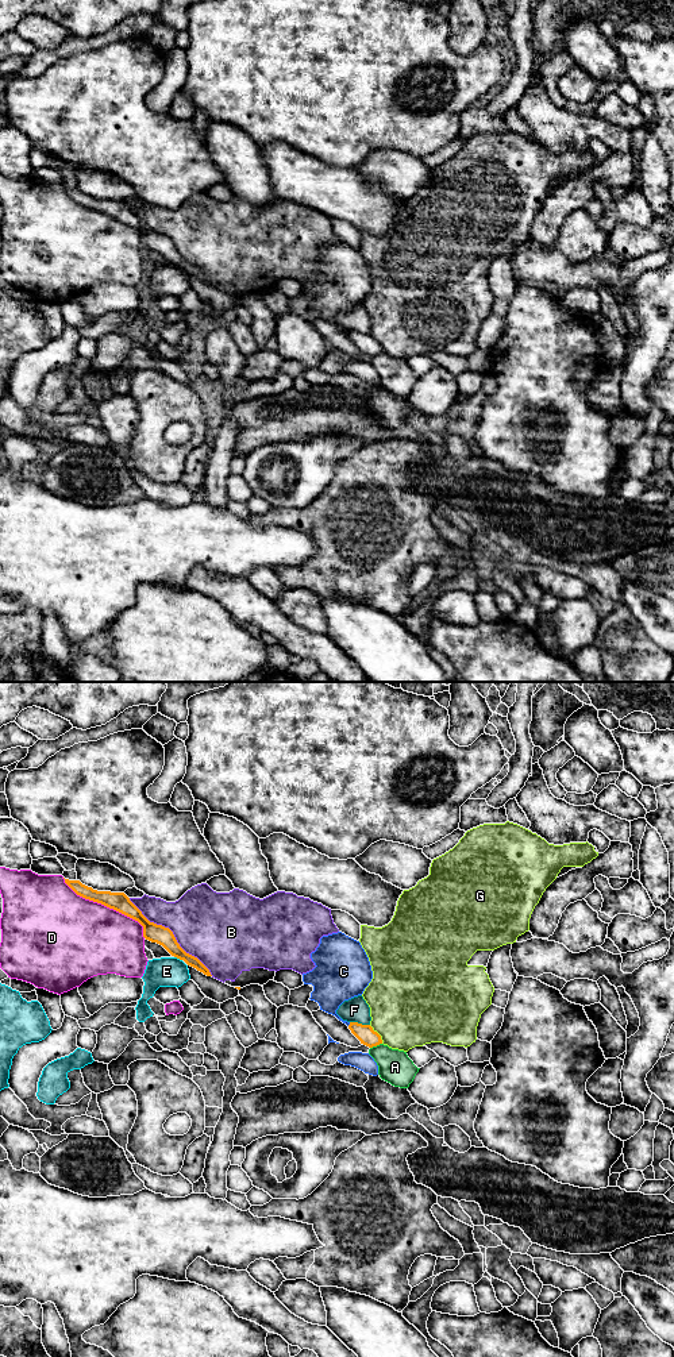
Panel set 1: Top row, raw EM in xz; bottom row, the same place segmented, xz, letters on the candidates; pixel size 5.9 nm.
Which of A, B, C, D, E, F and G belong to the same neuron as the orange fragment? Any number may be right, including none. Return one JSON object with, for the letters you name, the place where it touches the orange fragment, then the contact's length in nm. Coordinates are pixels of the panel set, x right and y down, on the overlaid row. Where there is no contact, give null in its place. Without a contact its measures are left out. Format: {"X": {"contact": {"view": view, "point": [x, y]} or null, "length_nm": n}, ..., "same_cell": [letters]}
{"same_cell": []}

